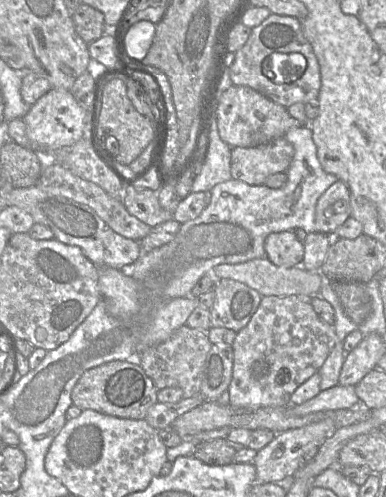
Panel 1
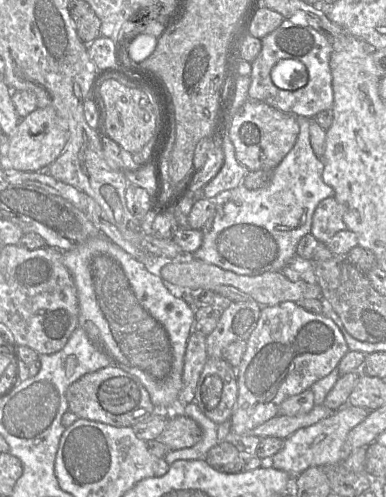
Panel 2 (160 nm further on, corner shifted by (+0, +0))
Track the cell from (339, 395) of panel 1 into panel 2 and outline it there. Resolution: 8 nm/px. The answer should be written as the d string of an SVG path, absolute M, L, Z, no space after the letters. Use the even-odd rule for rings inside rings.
M324 404L315 405L308 413L286 416L277 415L263 424L249 430L245 435L254 435L259 438L278 437L286 439L300 428L311 426L334 413Z

